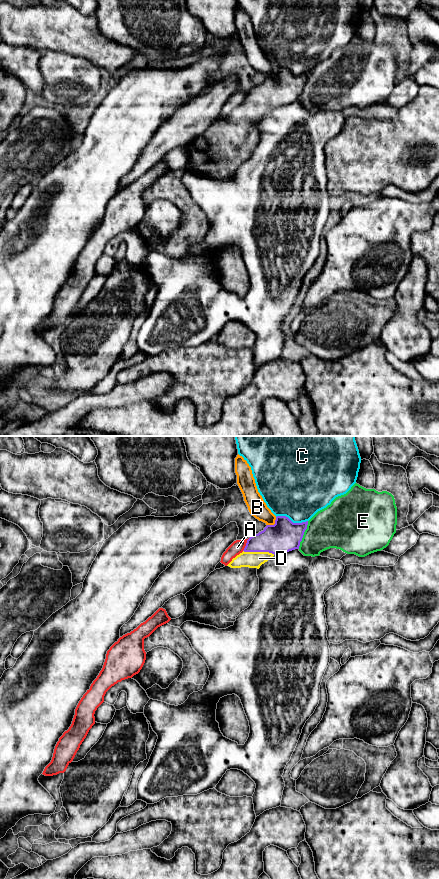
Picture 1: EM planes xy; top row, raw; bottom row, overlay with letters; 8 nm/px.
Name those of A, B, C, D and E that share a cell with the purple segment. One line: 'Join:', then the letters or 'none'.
Join: D

